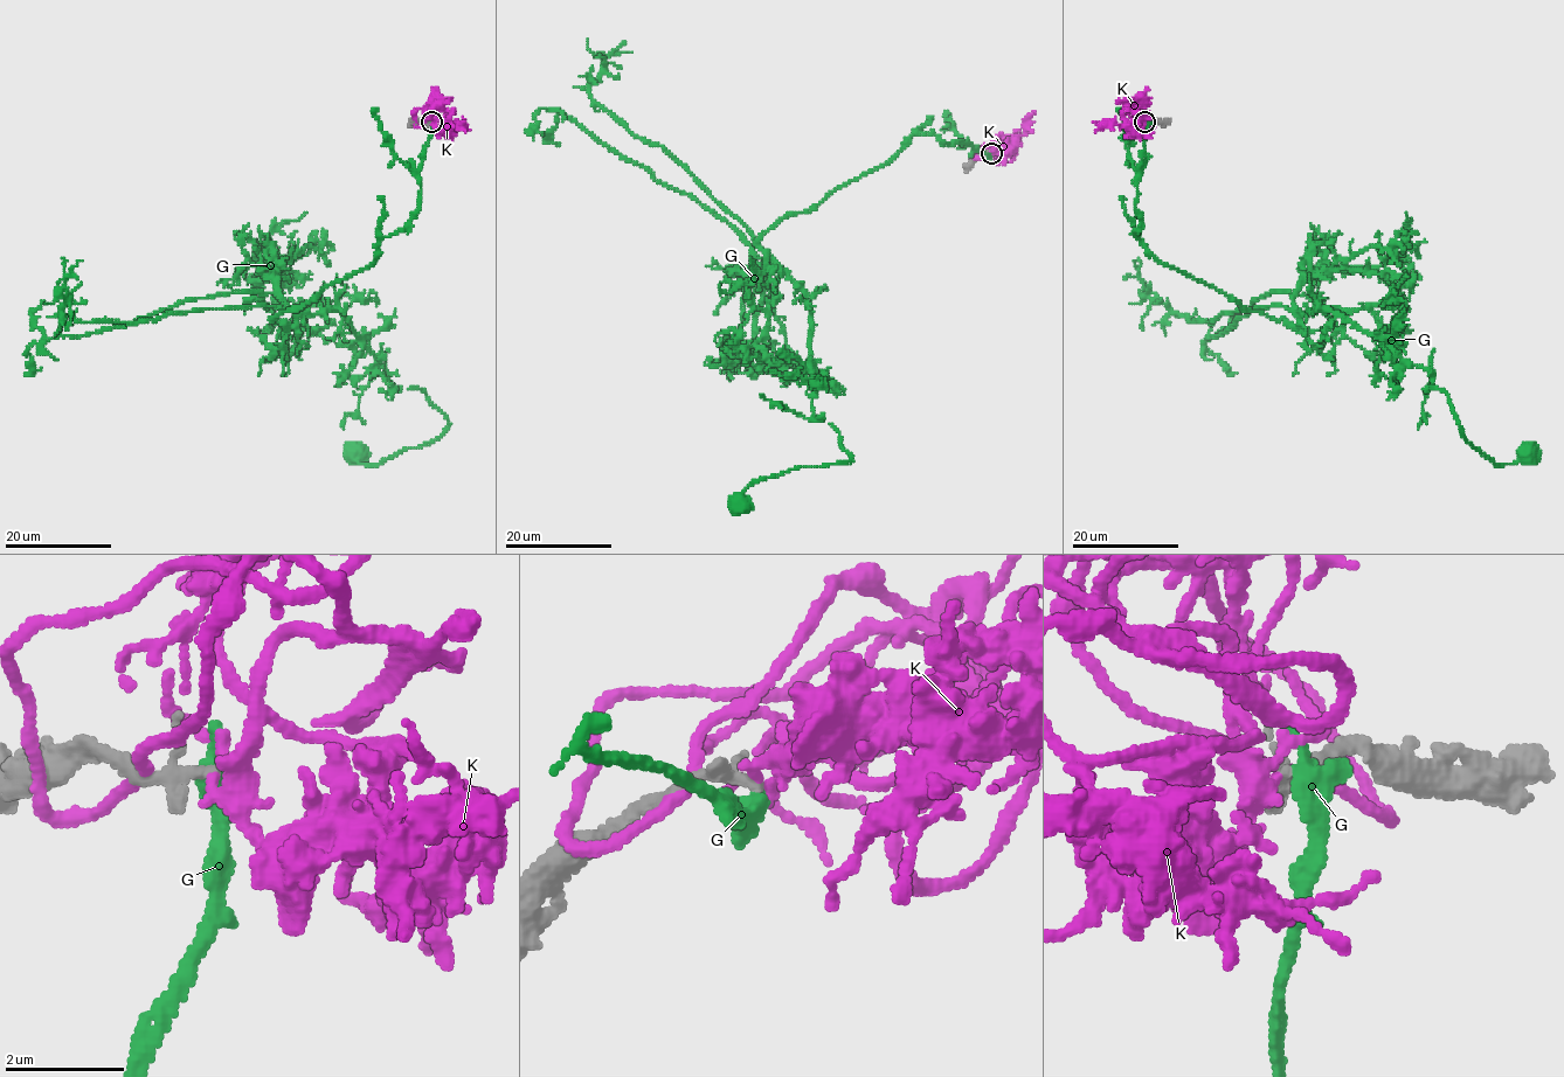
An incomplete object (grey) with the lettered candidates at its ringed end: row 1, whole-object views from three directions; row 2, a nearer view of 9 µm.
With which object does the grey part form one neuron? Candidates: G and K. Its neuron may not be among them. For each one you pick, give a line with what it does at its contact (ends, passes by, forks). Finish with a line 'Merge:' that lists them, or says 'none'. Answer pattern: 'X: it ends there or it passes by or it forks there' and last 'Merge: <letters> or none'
Merge: none

